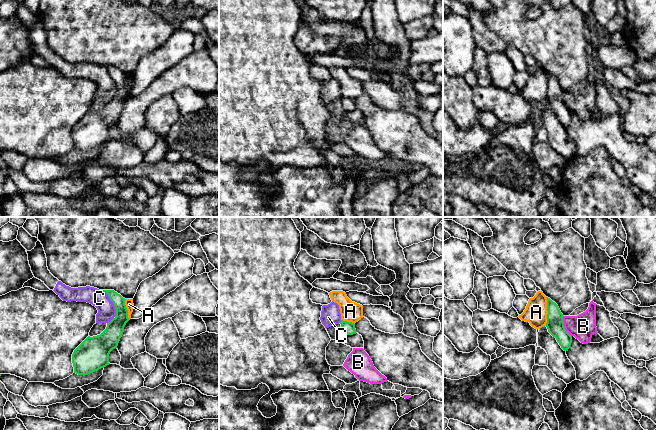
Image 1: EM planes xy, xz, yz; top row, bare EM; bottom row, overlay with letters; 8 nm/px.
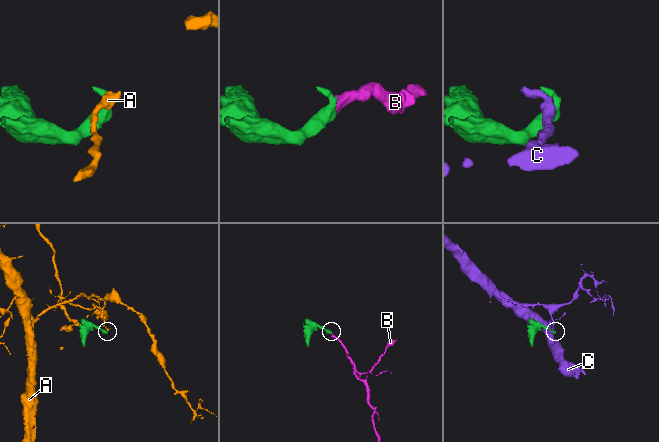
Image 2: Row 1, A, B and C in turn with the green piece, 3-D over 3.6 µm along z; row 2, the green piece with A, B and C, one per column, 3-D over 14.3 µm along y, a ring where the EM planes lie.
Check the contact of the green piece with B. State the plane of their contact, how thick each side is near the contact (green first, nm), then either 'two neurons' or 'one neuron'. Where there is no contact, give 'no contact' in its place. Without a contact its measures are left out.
contact in yz; calibres 140 and 200 nm; one neuron

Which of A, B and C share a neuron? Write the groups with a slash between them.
A / B / C

